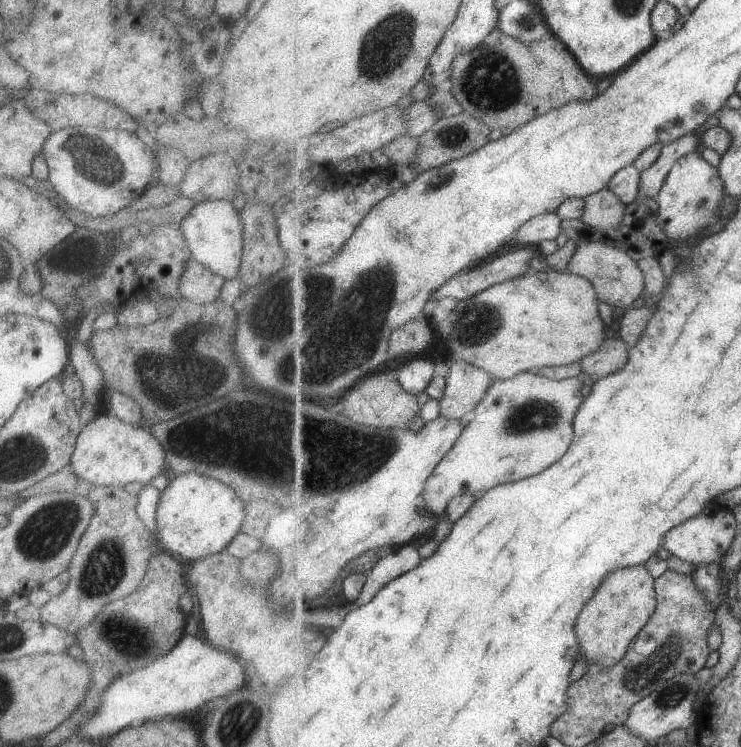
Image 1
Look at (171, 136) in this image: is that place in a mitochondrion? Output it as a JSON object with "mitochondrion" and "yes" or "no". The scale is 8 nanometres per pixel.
{"mitochondrion":"no"}

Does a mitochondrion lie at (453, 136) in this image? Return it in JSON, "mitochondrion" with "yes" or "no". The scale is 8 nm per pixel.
{"mitochondrion":"yes"}

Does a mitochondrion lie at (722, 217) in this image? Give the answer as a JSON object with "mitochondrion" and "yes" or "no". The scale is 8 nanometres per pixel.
{"mitochondrion":"no"}

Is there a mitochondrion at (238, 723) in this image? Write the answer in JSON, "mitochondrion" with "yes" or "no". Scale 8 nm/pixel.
{"mitochondrion":"yes"}

